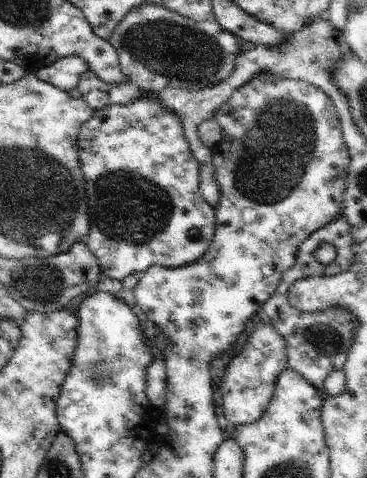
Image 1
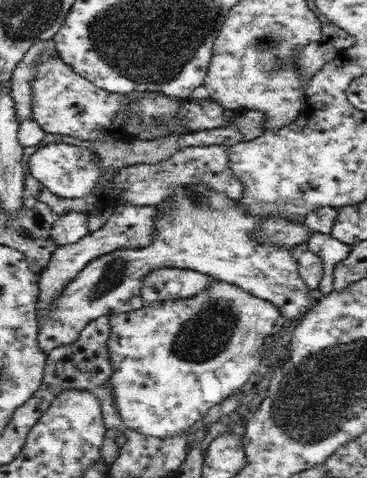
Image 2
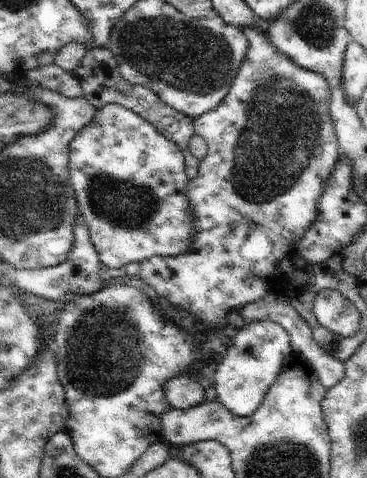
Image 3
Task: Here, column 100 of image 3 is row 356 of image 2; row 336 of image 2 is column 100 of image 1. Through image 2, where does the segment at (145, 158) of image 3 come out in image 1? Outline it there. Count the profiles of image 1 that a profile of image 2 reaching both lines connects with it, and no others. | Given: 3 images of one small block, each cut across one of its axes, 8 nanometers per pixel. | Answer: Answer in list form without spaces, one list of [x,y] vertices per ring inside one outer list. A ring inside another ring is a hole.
[[[139,96],[125,106],[113,104],[97,110],[77,136],[79,168],[89,200],[89,252],[99,260],[101,274],[123,280],[151,266],[185,268],[203,256],[215,234],[215,210],[199,194],[199,162],[193,158],[183,134],[181,116],[165,110],[155,96]]]

